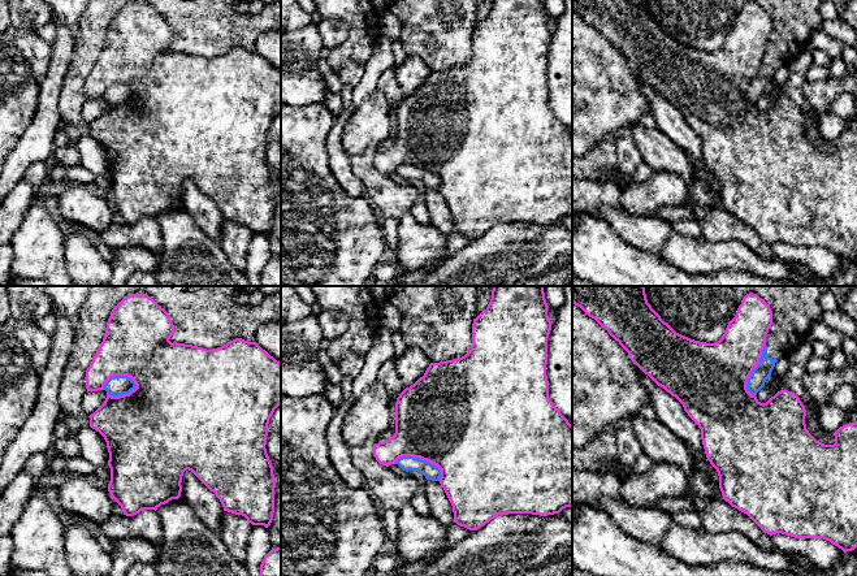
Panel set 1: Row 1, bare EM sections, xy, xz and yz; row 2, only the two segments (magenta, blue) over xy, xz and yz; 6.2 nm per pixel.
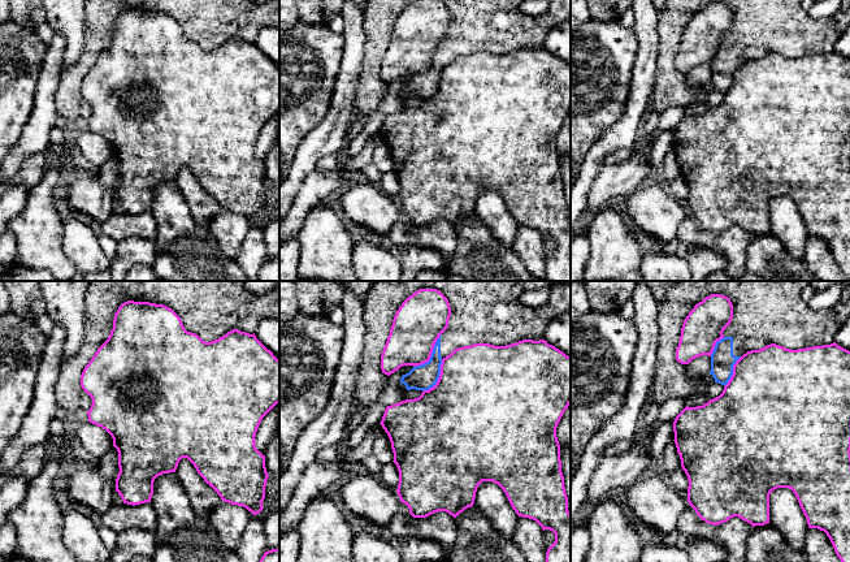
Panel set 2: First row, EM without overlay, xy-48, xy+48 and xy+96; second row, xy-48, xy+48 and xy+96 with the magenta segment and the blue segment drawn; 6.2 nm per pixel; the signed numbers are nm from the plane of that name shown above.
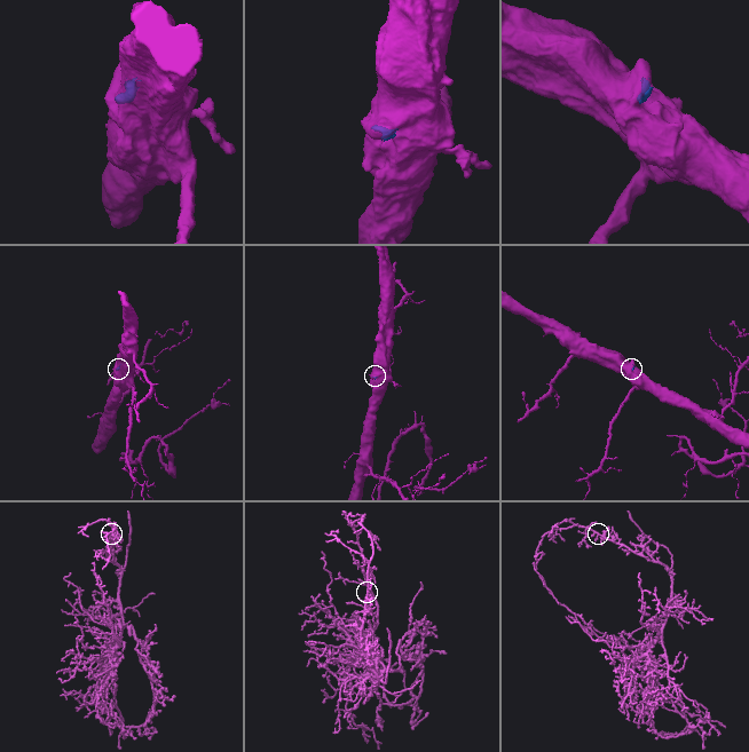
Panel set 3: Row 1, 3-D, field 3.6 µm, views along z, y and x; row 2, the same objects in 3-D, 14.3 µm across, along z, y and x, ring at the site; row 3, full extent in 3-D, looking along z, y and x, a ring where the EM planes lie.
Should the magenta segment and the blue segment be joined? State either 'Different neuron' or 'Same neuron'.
Different neuron

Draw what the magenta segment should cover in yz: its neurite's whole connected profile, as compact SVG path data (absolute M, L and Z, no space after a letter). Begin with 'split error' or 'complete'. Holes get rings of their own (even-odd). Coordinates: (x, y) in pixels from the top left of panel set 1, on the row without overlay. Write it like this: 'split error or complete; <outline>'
complete; M572 0L572 12L605 36L628 61L633 73L683 113L701 138L706 166L718 181L719 198L726 211L746 222L770 244L782 242L795 247L823 247L844 261L857 256L857 131L840 135L834 142L835 152L824 153L806 138L806 118L795 101L780 99L761 112L746 98L772 34L772 20L762 7L746 3L715 52L676 42L652 17L645 0Z

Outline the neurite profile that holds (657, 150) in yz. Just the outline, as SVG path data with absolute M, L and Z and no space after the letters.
M633 125L628 129L642 161L653 170L668 170L679 174L687 183L692 179L693 165L688 155L658 127Z

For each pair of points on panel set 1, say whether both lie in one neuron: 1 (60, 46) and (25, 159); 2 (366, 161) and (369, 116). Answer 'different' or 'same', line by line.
1: same
2: different

